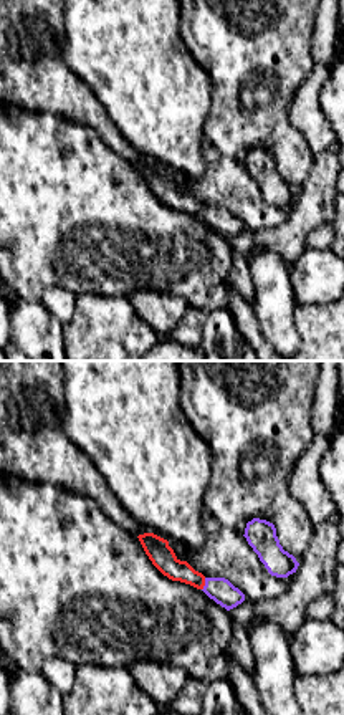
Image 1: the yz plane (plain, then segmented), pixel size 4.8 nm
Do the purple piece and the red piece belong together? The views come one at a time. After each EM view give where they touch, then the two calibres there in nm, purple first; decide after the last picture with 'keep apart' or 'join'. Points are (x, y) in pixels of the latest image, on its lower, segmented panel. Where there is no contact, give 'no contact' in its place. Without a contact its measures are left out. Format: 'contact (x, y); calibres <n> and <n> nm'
contact (205, 585); calibres 120 and 120 nm

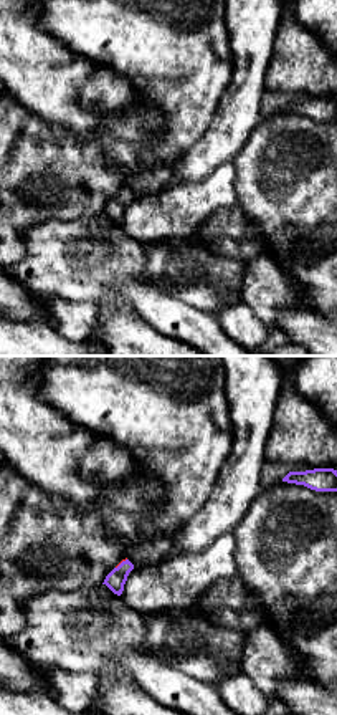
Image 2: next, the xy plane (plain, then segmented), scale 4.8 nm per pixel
contact (121, 563); calibres 90 and 20 nm

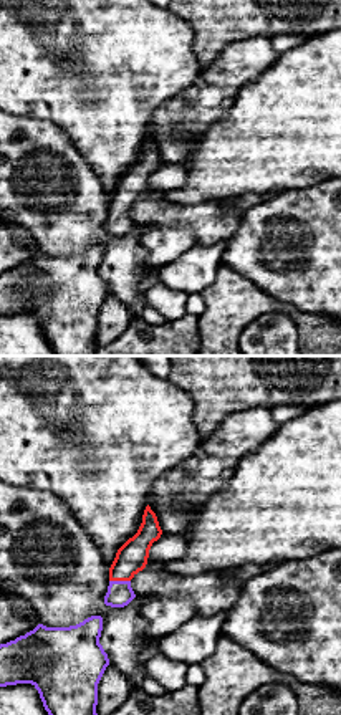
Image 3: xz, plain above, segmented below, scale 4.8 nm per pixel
contact (120, 581); calibres 130 and 150 nm

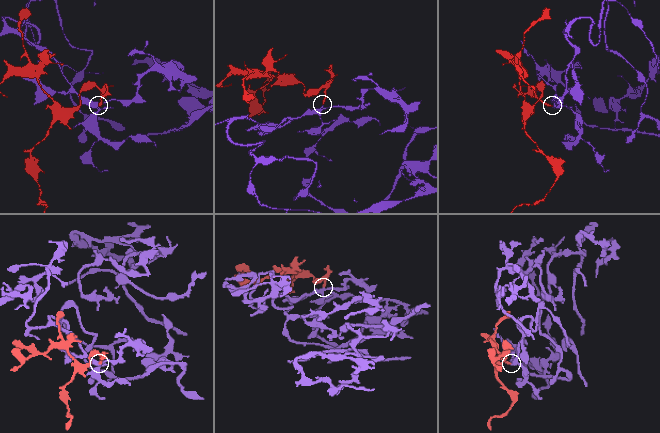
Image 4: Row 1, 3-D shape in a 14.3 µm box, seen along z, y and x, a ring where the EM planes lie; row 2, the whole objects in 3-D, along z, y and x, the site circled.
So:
join

